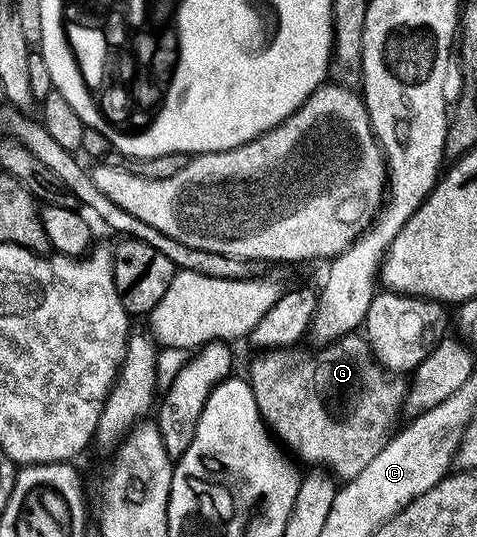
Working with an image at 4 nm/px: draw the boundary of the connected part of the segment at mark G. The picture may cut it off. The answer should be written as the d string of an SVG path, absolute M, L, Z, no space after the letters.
M358 333L325 344L315 355L294 353L290 349L262 351L250 363L248 382L262 420L304 462L319 463L338 481L356 477L390 440L390 426L406 406L407 380L387 371Z

